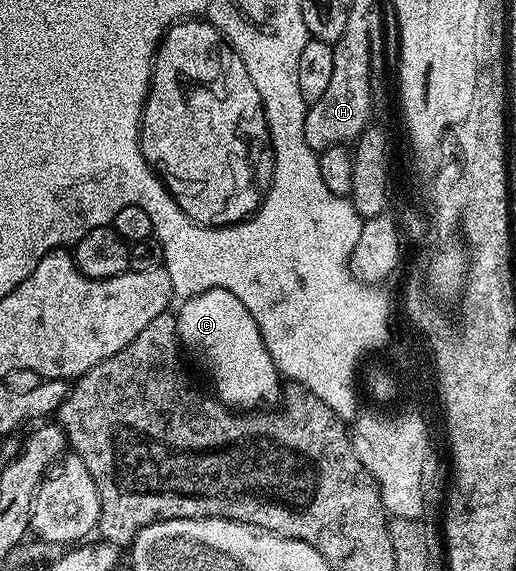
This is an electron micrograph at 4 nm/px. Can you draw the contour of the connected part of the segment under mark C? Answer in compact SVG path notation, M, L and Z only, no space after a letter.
M208 289L194 297L184 298L180 305L181 310L176 310L175 313L180 344L186 350L189 348L191 352L201 356L201 361L205 364L205 369L209 372L214 387L217 388L215 396L218 401L222 401L233 411L253 411L264 406L261 405L264 401L273 401L277 396L278 400L282 396L283 378L277 372L275 363L263 343L263 335L251 315L251 311L247 311L247 307L243 307L243 303L239 303L239 299L235 299L235 295L231 295L231 291Z

